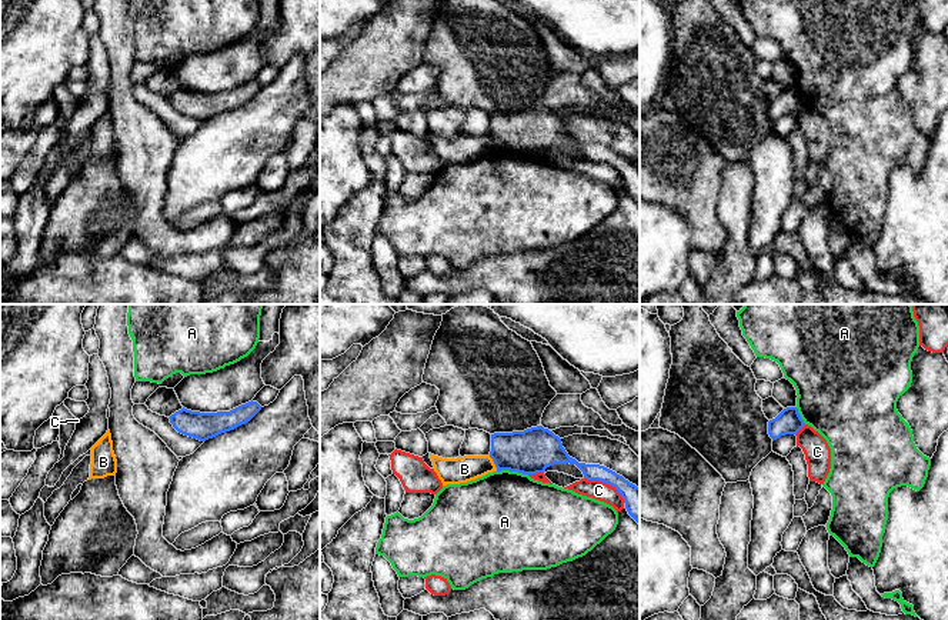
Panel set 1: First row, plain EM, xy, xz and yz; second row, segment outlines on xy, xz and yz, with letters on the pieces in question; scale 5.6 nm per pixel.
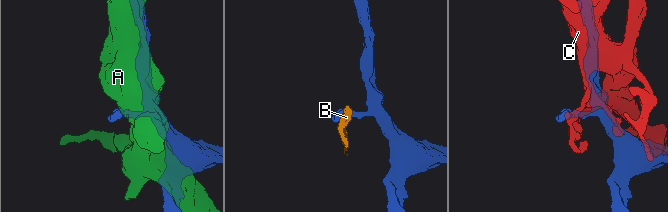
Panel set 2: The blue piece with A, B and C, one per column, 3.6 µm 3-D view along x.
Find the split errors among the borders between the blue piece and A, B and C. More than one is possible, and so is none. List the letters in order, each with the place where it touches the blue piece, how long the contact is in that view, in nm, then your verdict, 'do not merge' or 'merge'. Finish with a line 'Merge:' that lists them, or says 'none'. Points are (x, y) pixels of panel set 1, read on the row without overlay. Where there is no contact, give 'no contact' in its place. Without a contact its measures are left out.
A: xz (513, 150) | 180 nm | do not merge
B: xz (494, 143) | 100 nm | do not merge
C: xz (607, 163) | 280 nm | do not merge
Merge: none

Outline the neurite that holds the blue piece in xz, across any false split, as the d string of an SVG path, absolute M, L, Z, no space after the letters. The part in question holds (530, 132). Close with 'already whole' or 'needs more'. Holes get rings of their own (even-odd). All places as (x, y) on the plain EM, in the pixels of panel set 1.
M543 106L524 111L491 114L490 137L497 151L510 150L523 154L544 153L554 144L575 144L584 159L615 167L624 179L628 194L640 204L640 167L604 146L578 143L568 136L561 119Z; already whole

